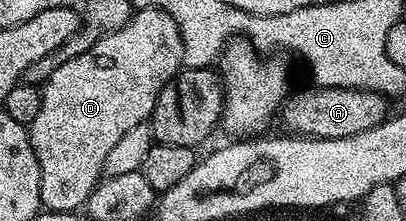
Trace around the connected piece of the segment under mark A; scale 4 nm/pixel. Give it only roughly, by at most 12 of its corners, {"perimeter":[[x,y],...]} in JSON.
{"perimeter":[[292,90],[281,120],[313,139],[365,133],[388,118],[377,91]]}

